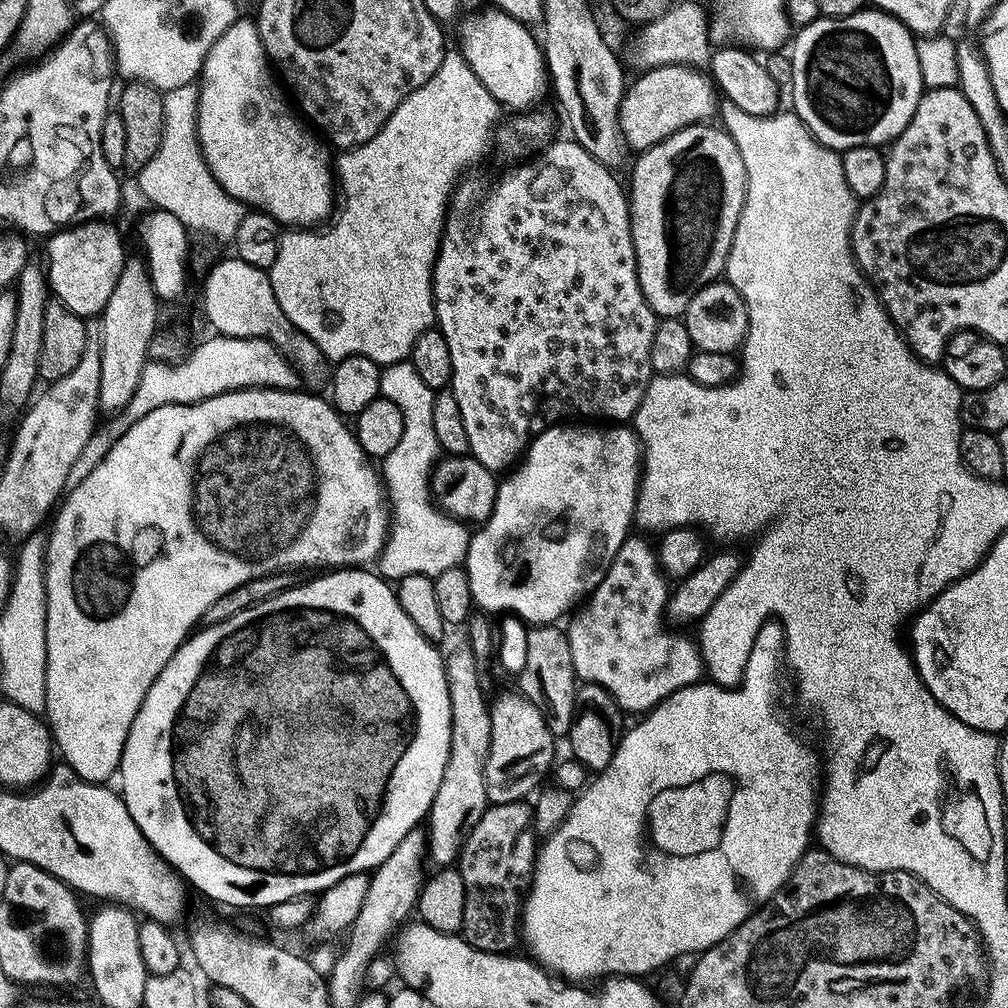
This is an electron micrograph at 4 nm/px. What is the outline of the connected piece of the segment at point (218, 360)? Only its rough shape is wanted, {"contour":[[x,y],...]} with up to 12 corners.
{"contour":[[212,334],[175,363],[149,359],[126,406],[70,466],[83,482],[158,406],[299,385],[269,340]]}

